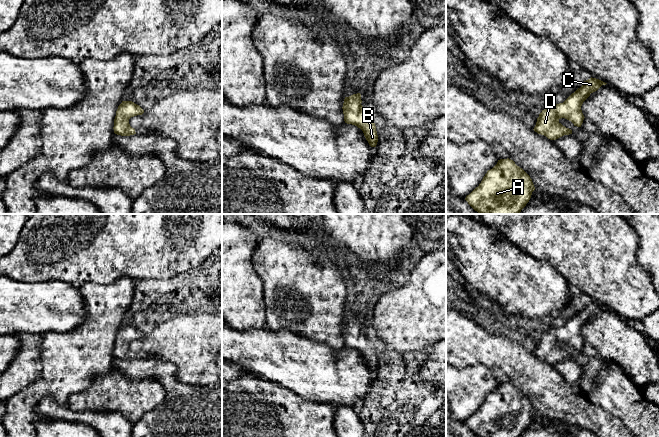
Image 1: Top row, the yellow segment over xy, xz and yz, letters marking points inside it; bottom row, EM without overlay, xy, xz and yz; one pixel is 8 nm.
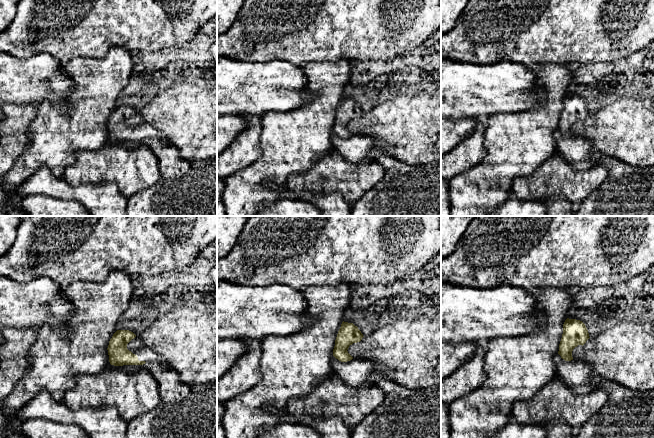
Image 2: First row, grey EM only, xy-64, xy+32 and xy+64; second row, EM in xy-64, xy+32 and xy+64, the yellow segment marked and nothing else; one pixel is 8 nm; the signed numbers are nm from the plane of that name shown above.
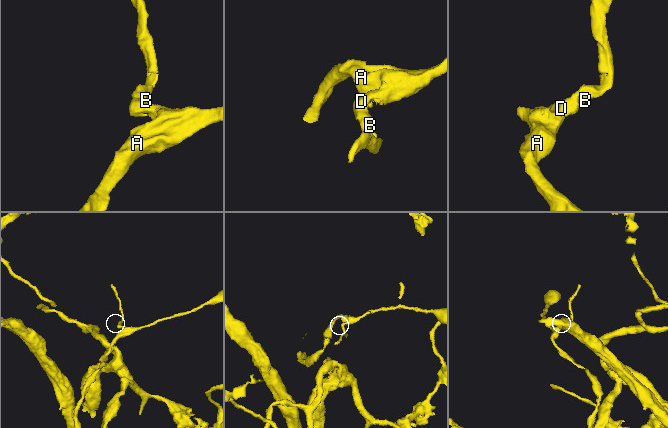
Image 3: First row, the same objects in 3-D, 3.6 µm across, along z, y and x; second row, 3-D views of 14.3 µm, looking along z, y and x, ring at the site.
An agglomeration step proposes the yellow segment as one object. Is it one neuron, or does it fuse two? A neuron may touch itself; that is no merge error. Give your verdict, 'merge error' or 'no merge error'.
no merge error

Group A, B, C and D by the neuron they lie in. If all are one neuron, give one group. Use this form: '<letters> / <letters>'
A B C D

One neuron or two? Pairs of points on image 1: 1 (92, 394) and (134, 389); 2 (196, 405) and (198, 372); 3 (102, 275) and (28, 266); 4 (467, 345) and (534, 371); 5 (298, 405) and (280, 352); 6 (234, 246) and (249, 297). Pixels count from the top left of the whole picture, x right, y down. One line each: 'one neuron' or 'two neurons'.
1: one neuron
2: two neurons
3: one neuron
4: one neuron
5: two neurons
6: one neuron

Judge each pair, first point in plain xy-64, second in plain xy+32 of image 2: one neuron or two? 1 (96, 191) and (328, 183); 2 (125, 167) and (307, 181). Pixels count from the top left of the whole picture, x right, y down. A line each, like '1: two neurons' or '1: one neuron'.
1: two neurons
2: one neuron

